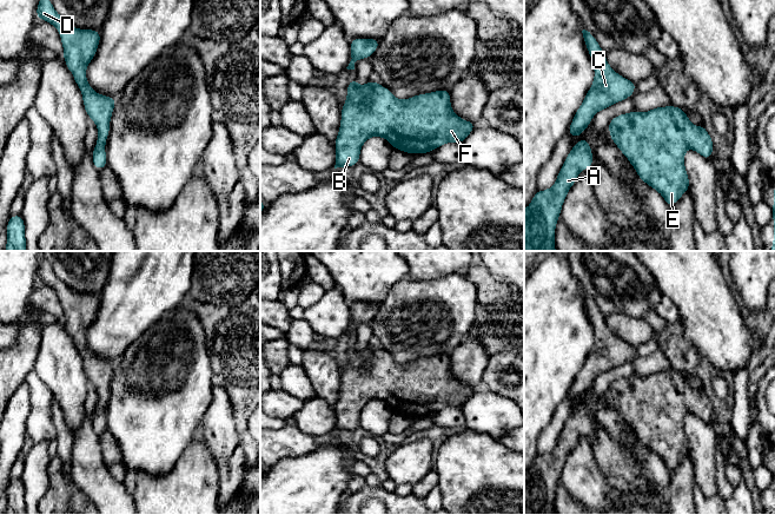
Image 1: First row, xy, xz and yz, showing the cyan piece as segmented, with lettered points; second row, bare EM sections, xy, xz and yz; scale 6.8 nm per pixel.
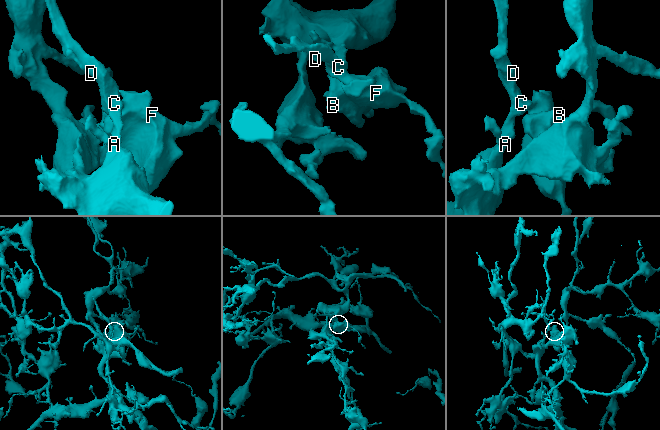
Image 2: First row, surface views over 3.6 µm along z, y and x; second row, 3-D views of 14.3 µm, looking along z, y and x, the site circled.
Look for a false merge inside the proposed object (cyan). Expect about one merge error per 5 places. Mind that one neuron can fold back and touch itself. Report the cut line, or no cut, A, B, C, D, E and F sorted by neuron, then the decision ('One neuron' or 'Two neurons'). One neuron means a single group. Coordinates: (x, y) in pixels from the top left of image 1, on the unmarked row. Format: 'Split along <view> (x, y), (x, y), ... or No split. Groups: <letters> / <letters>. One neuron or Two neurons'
No split. Groups: A B C D E F. One neuron

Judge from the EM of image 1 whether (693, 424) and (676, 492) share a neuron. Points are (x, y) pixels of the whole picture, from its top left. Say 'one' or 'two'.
one

